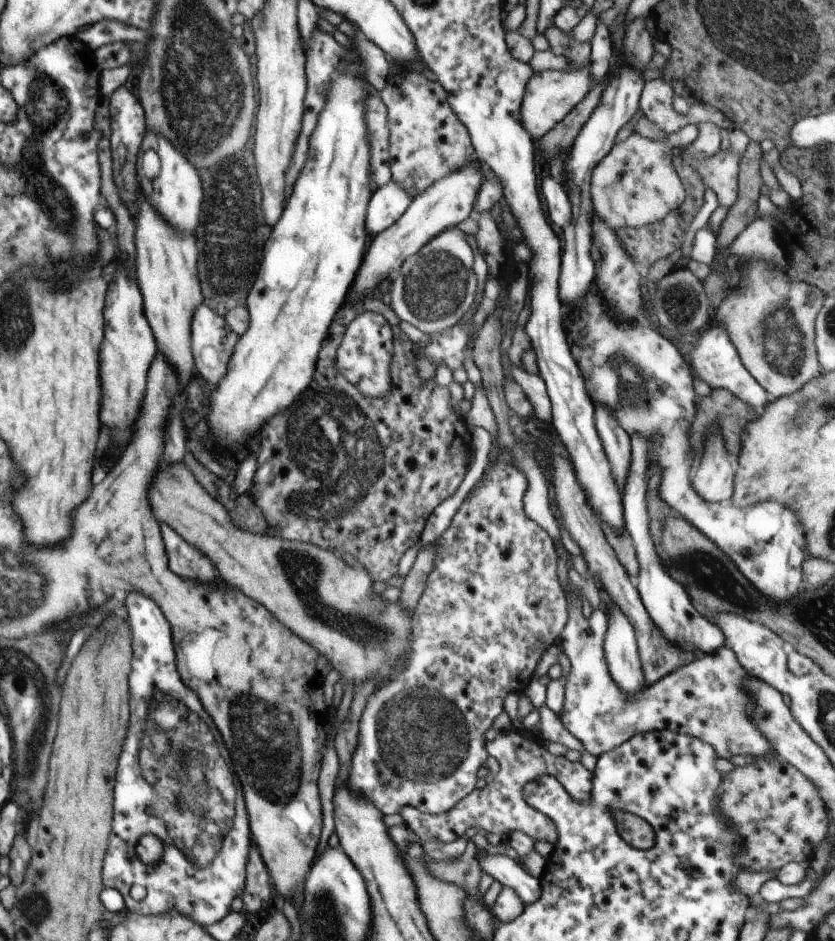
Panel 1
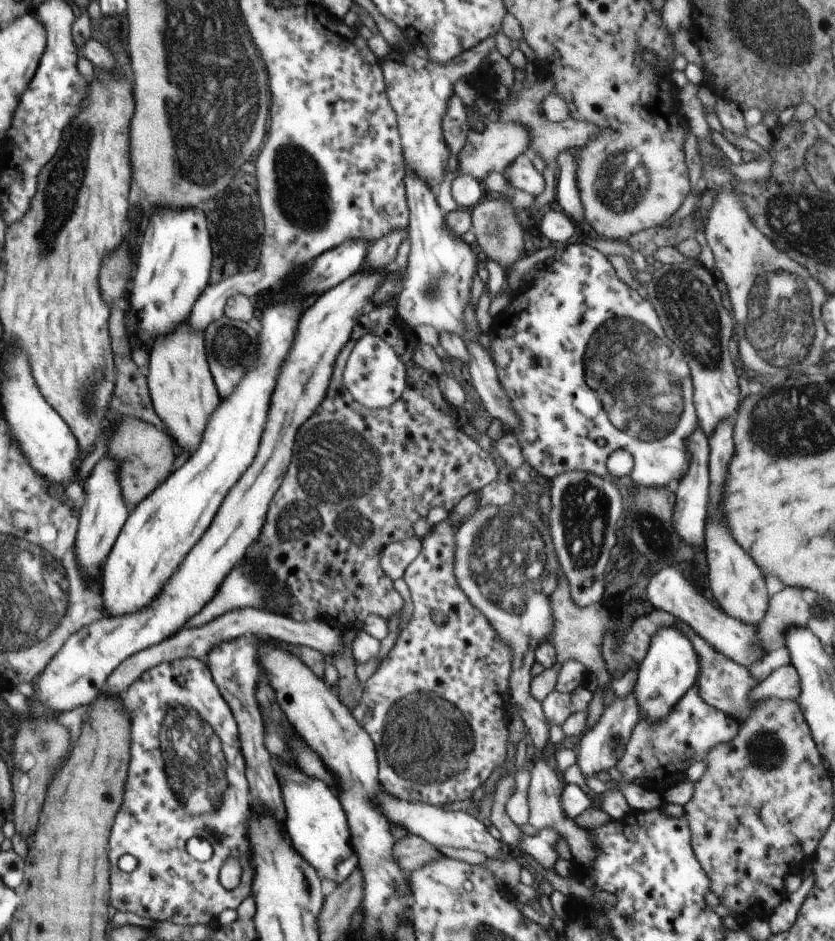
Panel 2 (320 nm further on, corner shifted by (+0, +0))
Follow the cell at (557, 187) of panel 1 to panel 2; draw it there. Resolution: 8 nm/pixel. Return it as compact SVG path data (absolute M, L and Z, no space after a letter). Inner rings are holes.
M524 153L517 156L517 159L510 163L502 174L512 187L529 192L534 197L542 194L546 186L542 174L536 170L532 161Z

